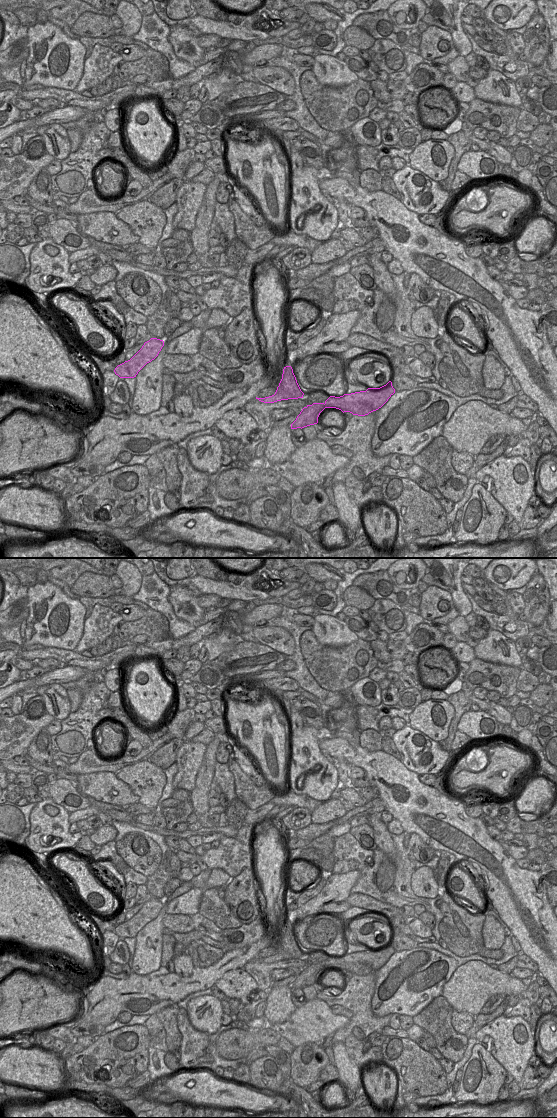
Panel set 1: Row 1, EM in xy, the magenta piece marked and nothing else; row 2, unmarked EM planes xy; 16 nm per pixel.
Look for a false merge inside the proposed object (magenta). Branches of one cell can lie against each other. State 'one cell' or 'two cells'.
two cells

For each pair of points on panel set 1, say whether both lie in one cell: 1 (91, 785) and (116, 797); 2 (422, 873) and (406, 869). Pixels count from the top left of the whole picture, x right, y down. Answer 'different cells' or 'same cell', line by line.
1: same cell
2: different cells

